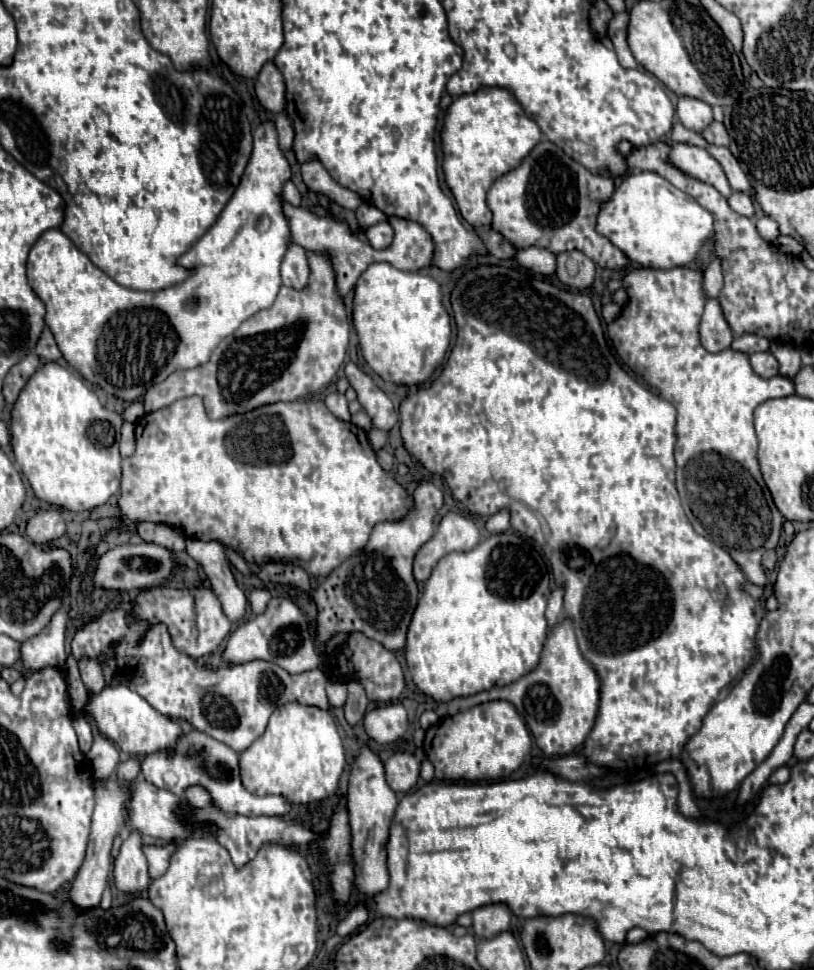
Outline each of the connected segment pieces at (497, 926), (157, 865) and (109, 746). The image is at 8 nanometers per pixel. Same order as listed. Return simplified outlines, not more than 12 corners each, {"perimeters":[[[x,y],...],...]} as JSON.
{"perimeters":[[[505,903],[473,911],[473,931],[489,939],[507,931],[511,909]],[[173,845],[143,847],[151,879],[167,871]],[[97,729],[87,761],[95,779],[107,779],[119,765],[119,749]]]}

